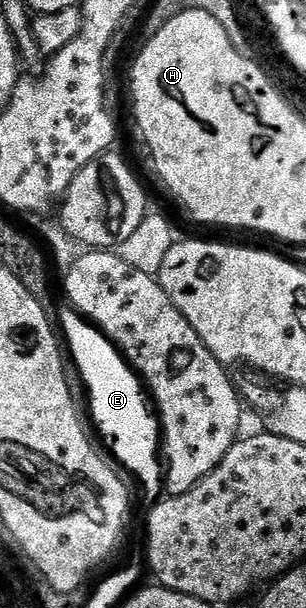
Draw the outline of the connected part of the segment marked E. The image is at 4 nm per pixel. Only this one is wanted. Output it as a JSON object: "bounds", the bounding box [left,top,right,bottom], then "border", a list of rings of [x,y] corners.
{"bounds":[74,331,164,497],"border":[[[90,331],[94,332],[82,332],[75,338],[74,360],[90,391],[90,412],[94,415],[94,424],[103,442],[110,447],[109,455],[114,455],[132,475],[138,476],[148,495],[161,497],[164,468],[160,463],[160,424],[148,403],[143,381],[101,331]]]}

